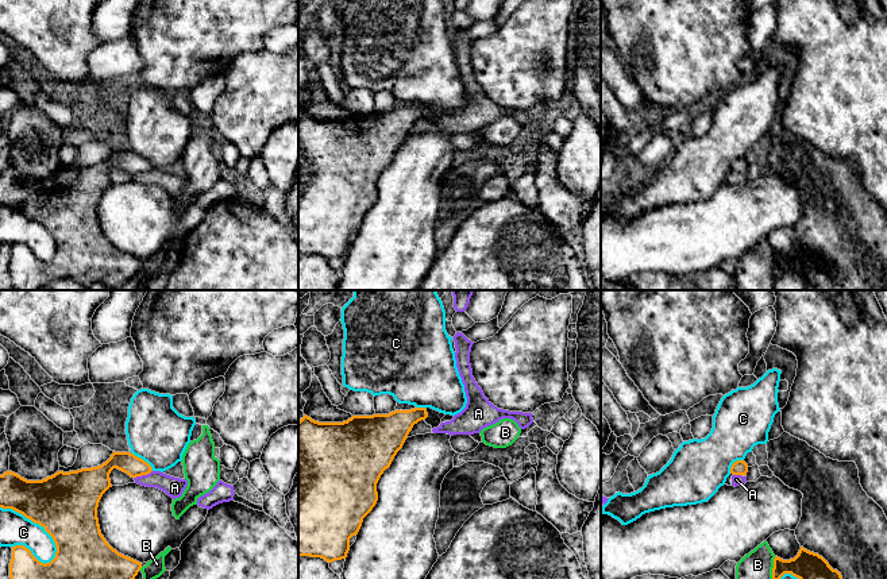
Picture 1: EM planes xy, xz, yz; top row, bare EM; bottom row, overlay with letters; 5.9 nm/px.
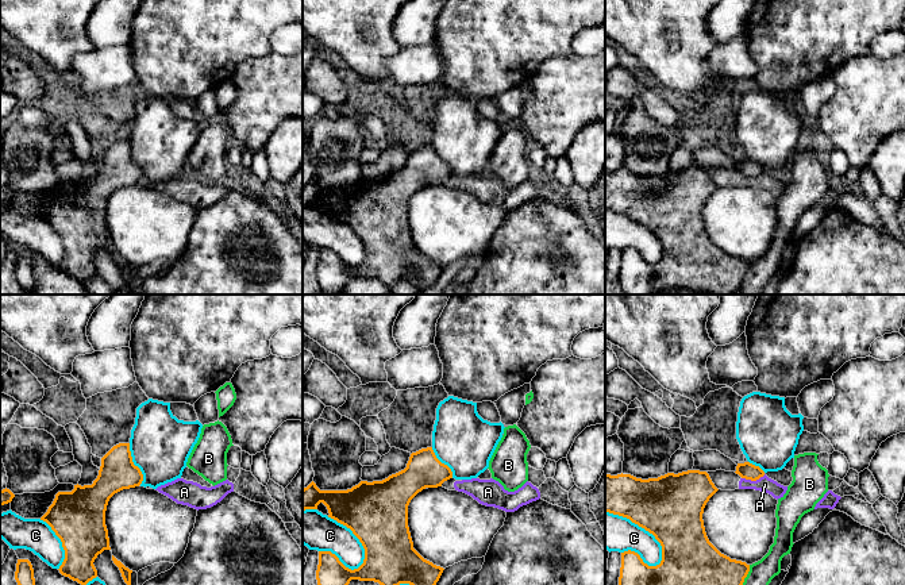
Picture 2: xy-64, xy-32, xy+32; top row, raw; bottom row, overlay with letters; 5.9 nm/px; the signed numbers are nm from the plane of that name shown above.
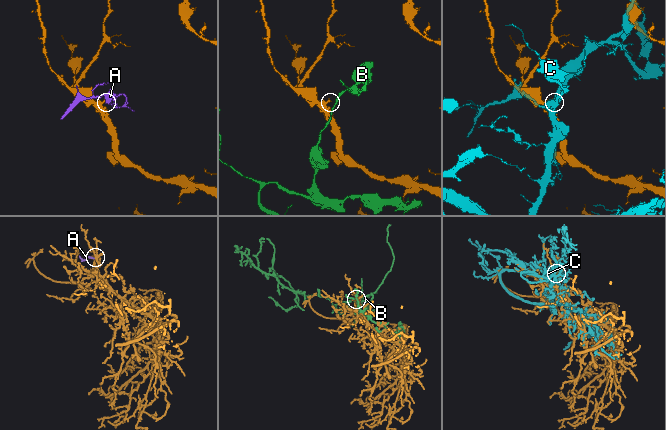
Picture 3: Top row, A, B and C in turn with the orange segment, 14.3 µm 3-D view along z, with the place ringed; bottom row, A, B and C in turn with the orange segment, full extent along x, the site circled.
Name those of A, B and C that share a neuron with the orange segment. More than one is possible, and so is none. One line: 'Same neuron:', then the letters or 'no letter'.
Same neuron: no letter

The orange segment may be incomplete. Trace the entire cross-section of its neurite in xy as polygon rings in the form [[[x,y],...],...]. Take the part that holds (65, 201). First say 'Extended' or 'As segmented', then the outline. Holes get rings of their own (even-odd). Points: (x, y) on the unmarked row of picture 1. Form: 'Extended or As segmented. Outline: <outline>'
As segmented. Outline: [[[115,150],[101,163],[77,169],[58,169],[42,178],[27,178],[7,169],[0,173],[0,205],[12,206],[35,221],[39,221],[53,235],[57,250],[50,260],[41,260],[24,243],[12,244],[9,275],[18,290],[41,290],[51,279],[73,279],[89,287],[99,282],[116,289],[135,277],[142,260],[119,251],[101,232],[97,205],[103,192],[112,185],[109,171],[117,166],[131,175],[147,173],[151,163],[130,150]]]

